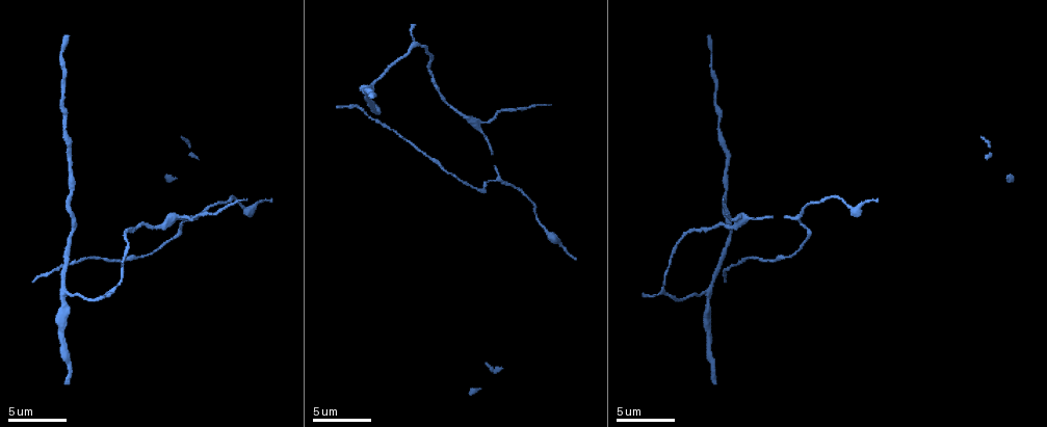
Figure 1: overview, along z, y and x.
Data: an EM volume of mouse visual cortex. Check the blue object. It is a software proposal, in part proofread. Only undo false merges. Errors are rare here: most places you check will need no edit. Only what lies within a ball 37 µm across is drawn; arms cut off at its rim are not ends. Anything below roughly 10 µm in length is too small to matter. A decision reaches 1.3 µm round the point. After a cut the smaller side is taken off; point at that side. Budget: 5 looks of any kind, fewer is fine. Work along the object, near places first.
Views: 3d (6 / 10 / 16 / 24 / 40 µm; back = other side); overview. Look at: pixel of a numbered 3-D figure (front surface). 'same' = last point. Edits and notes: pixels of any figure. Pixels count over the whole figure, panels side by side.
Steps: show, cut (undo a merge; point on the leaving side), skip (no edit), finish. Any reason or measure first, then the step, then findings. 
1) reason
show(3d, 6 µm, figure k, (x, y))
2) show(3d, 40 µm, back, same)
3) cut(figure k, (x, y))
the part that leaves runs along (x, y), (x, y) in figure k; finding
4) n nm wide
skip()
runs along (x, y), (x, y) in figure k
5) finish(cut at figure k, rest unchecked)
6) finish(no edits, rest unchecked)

a fork
show(3d, 6 µm, figure 1, (64, 267))

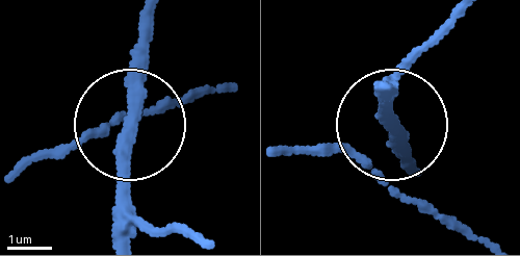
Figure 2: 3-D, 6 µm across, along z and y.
show(3d, 6 µm, back, figure 2, (126, 132))

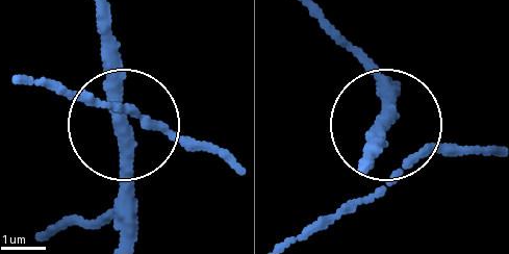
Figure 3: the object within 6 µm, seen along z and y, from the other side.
3 arms
skip()
runs along (39, 79), (128, 105), (140, 121), (118, 91), (106, 13) in figure 3; continuous, no second cell

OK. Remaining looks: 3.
calibre changes
show(3d, 10 µm, figure 1, (460, 112))

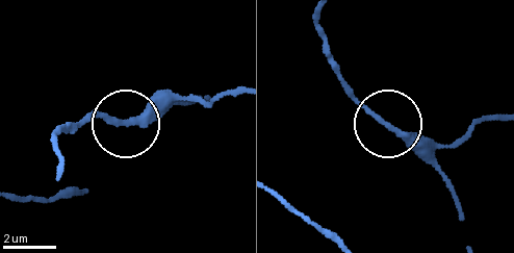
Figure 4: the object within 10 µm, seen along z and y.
skip()
continuous, no second cell

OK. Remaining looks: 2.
narrows sharply
show(3d, 6 µm, figure 1, (489, 182))

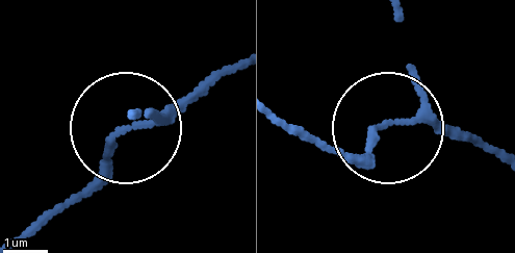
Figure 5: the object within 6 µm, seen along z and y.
skip()
runs along (276, 115), (343, 152), (410, 119), (485, 141) in figure 5; continuous, no second cell

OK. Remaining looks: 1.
finish(no edits, rest unchecked)

